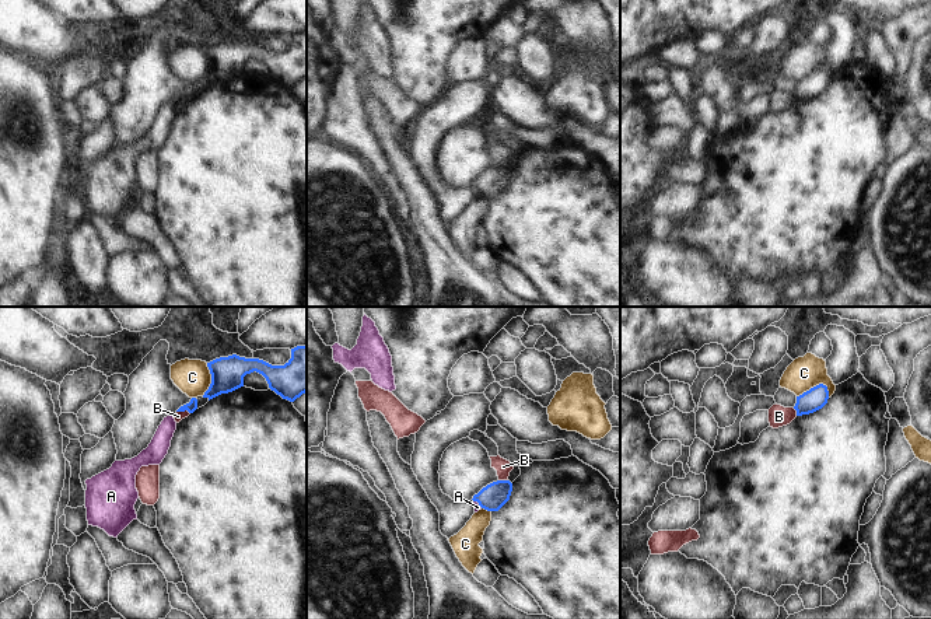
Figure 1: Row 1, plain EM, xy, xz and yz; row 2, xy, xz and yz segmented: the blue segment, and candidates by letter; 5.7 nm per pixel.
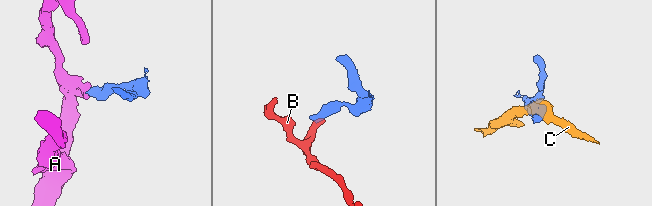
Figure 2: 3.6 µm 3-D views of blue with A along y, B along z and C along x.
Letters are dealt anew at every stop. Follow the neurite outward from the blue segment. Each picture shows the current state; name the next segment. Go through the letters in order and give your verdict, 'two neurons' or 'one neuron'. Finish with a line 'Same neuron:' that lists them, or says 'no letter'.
A: two neurons
B: two neurons
C: two neurons
Same neuron: no letter

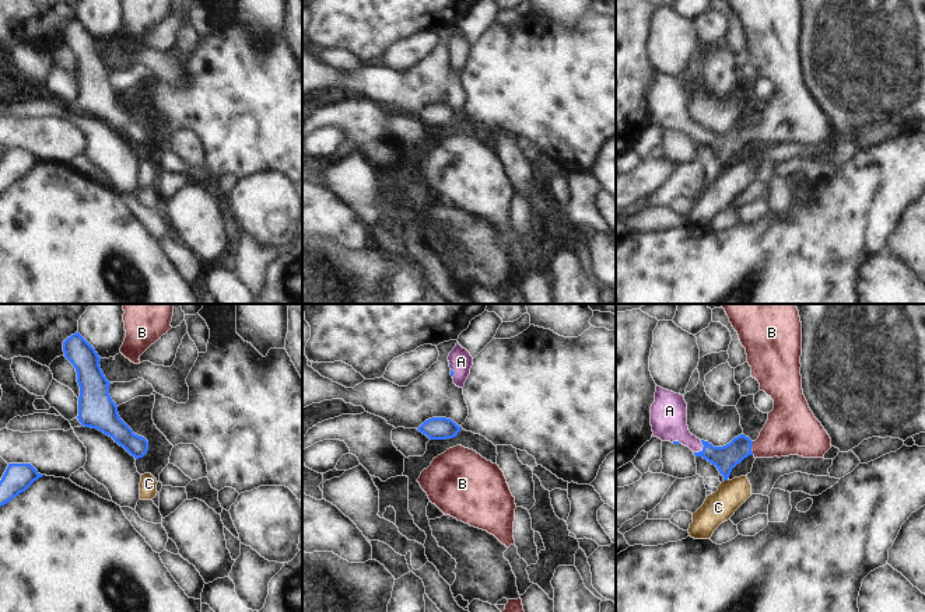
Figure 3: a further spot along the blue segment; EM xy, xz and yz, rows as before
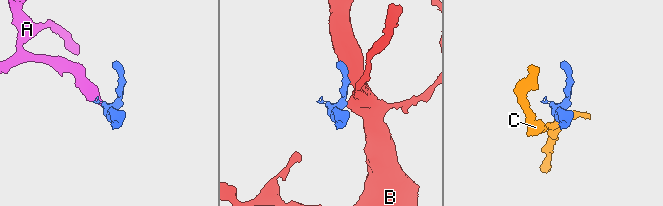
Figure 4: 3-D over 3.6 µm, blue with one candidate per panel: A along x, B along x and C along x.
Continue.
A: one neuron
B: one neuron
C: two neurons
Same neuron: A, B

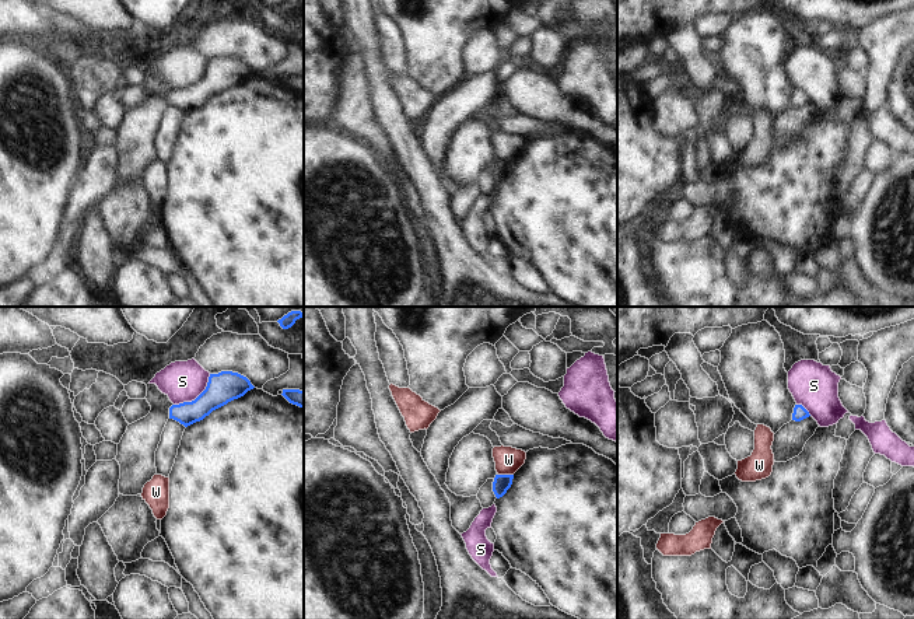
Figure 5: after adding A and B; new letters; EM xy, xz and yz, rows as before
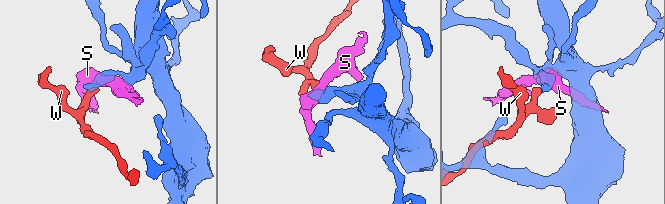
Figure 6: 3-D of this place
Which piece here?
S: two neurons
W: two neurons
Same neuron: no letter

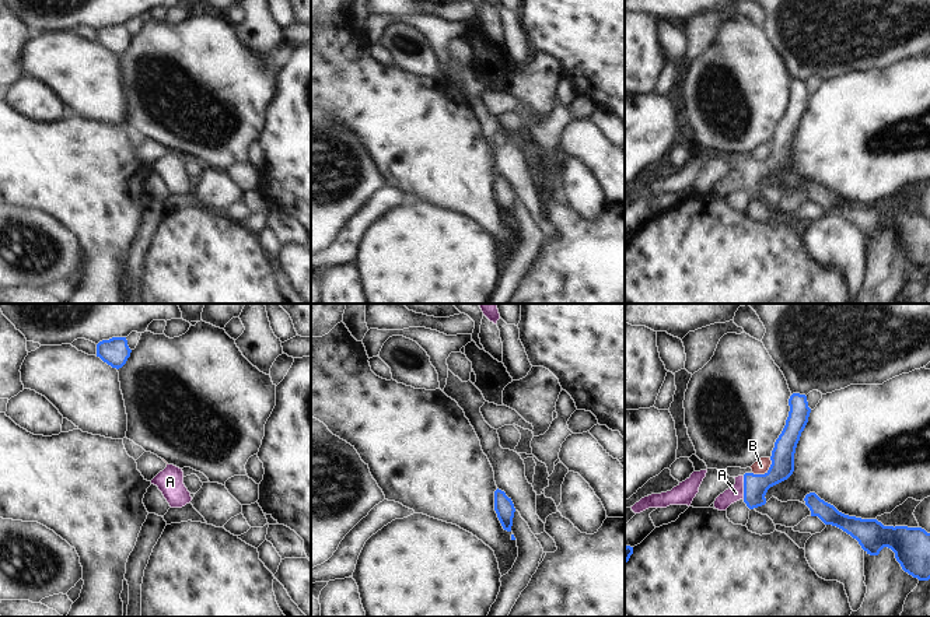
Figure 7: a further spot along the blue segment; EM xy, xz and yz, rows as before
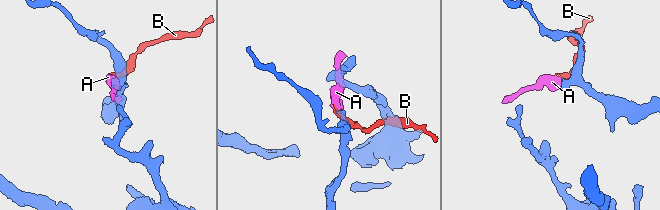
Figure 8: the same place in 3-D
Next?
A: one neuron
B: two neurons
Same neuron: A

